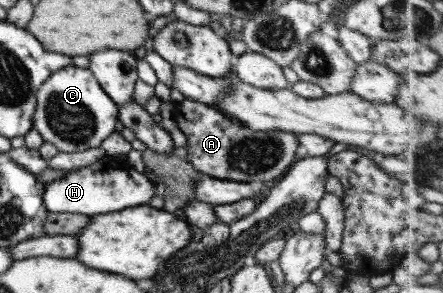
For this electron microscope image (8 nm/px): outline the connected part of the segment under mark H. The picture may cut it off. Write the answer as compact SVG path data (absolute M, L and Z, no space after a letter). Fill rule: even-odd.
M95 165L67 170L63 174L45 183L43 190L43 205L51 213L81 213L81 215L97 215L119 211L125 207L148 204L155 194L155 183L149 180L143 172L137 172L129 167L126 170L106 167L97 171Z

